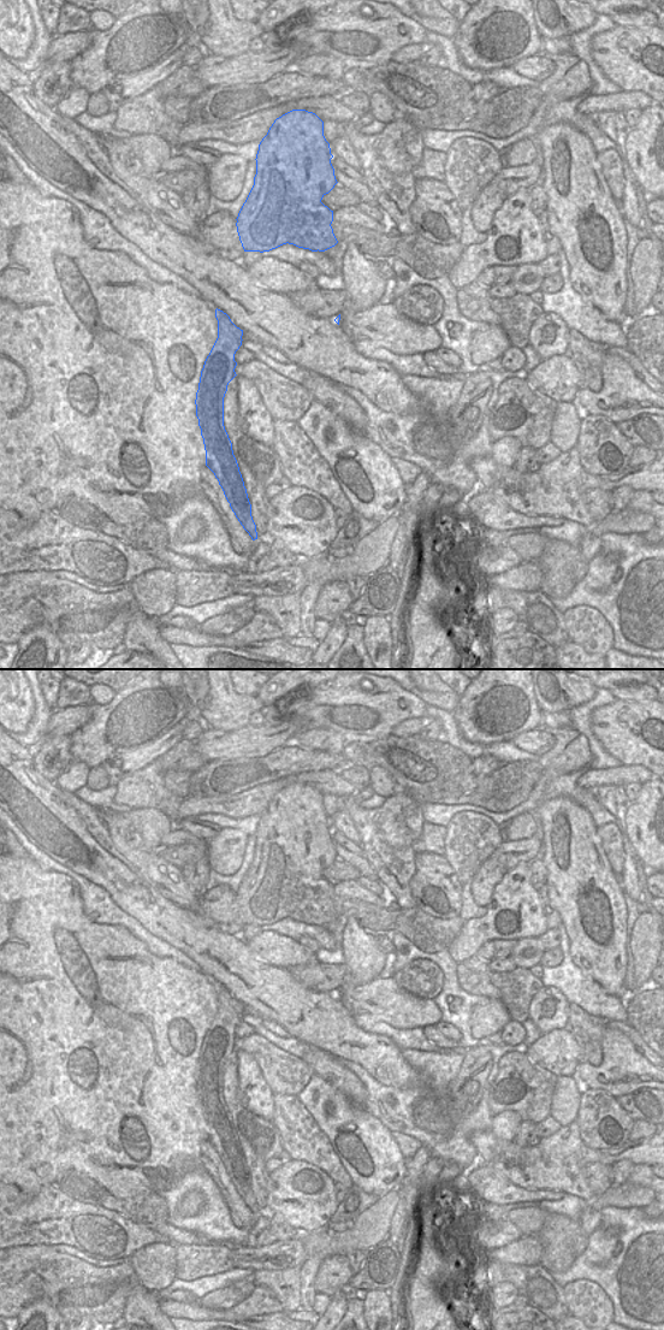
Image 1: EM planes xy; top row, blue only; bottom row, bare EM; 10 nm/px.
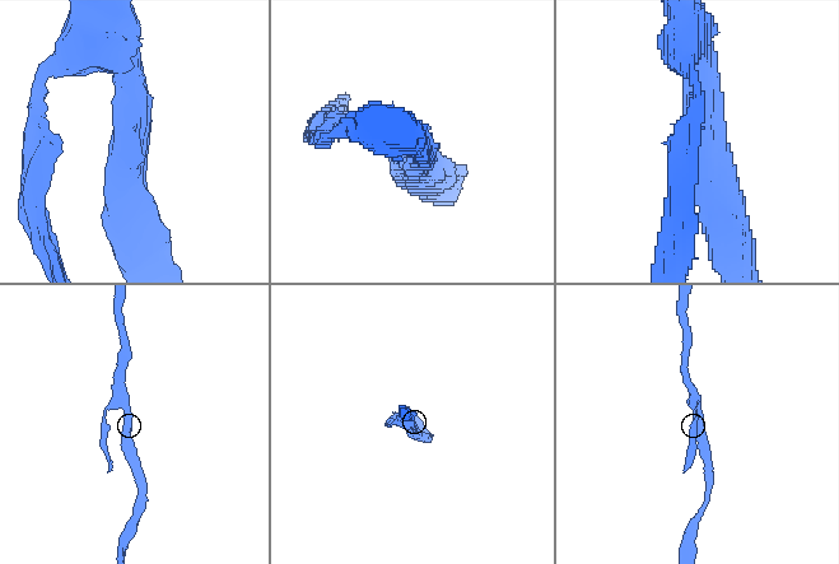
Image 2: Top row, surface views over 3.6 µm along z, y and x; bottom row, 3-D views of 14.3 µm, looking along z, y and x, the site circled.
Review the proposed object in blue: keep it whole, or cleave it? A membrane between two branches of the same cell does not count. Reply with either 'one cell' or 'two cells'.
two cells

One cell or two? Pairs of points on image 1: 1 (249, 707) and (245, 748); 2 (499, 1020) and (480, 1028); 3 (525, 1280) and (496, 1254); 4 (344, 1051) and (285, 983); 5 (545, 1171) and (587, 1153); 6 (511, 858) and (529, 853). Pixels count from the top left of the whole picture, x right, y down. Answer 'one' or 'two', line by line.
1: two
2: one
3: two
4: one
5: two
6: one

